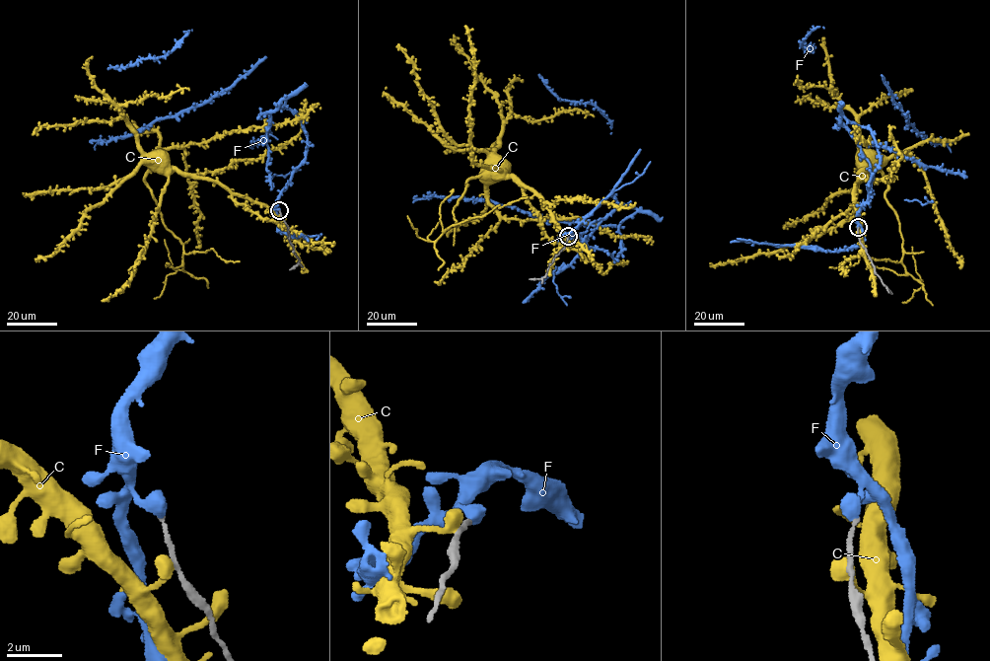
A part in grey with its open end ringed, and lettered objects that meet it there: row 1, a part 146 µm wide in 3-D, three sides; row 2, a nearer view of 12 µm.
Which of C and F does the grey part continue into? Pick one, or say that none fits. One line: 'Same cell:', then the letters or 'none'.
Same cell: none

